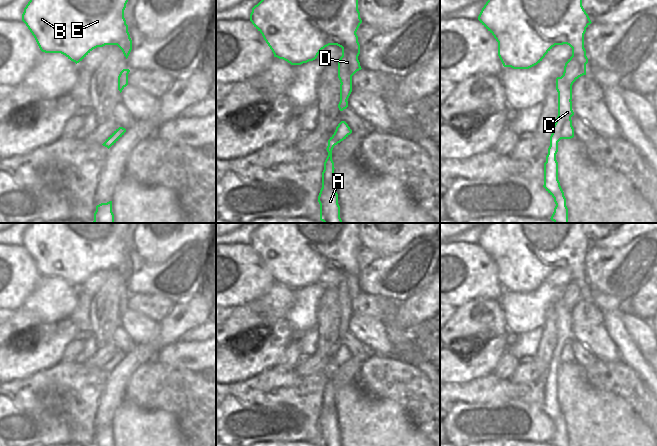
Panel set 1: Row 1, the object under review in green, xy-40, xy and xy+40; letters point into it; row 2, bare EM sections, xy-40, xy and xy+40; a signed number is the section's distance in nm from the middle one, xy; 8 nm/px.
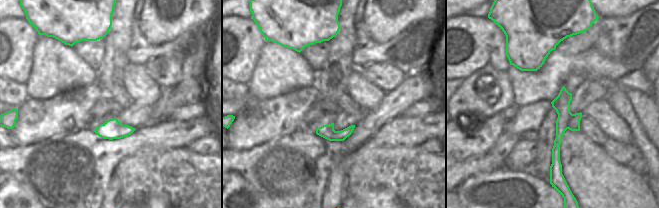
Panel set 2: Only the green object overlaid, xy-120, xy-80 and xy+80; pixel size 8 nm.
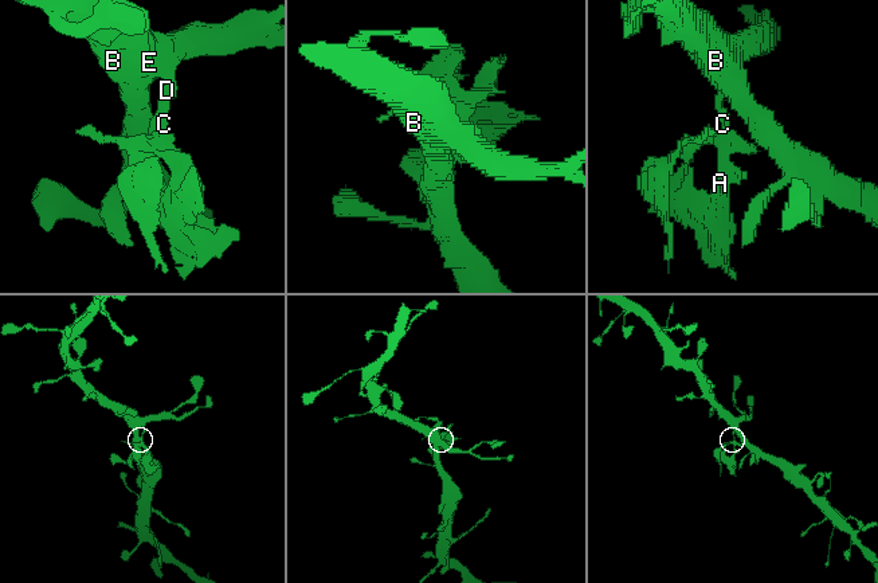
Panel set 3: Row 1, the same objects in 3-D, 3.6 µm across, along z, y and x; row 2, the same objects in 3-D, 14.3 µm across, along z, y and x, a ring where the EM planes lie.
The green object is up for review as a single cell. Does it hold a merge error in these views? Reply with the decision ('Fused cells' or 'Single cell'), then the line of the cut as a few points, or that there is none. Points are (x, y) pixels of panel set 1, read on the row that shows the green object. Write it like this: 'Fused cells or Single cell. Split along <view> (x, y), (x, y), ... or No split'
Fused cells. Split along xy+40 (562, 75), (567, 84), (571, 99).

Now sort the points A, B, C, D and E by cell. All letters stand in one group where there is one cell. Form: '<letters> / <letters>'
A C / B D E

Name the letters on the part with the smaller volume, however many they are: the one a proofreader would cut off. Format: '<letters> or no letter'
A, C

